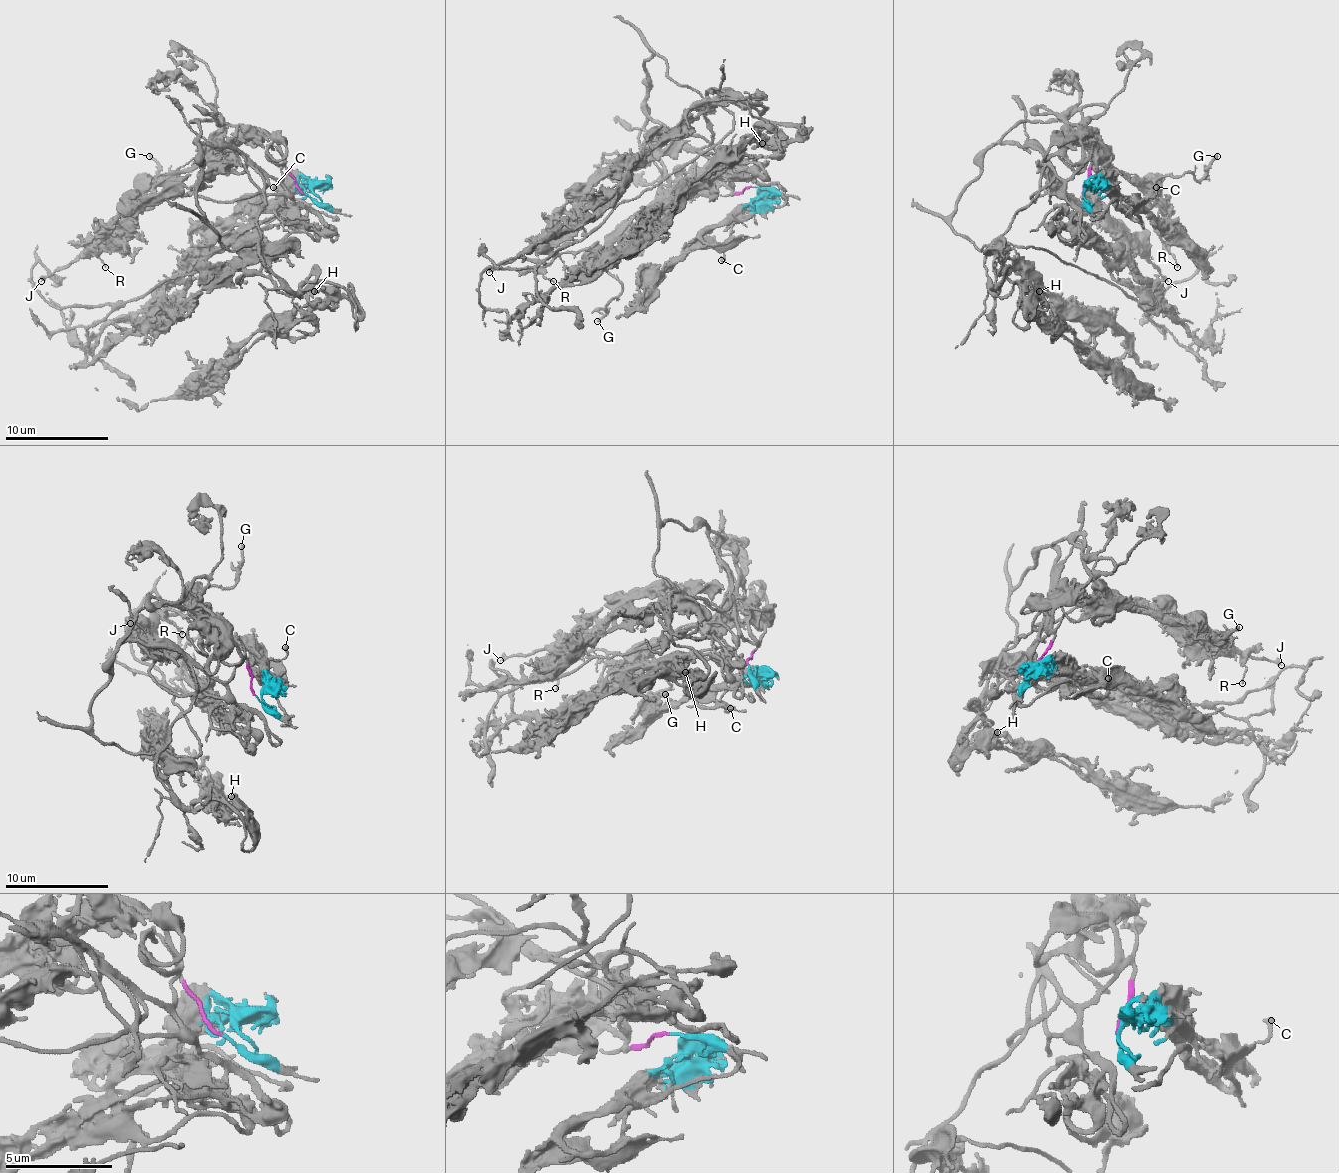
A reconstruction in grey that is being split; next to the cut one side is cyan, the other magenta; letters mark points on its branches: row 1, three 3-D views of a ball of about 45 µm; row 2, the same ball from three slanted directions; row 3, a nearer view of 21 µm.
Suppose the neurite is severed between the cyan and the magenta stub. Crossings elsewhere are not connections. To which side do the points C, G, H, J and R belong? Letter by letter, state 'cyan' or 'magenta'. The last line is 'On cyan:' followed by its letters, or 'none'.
C: cyan
G: magenta
H: magenta
J: magenta
R: magenta
On cyan: C

